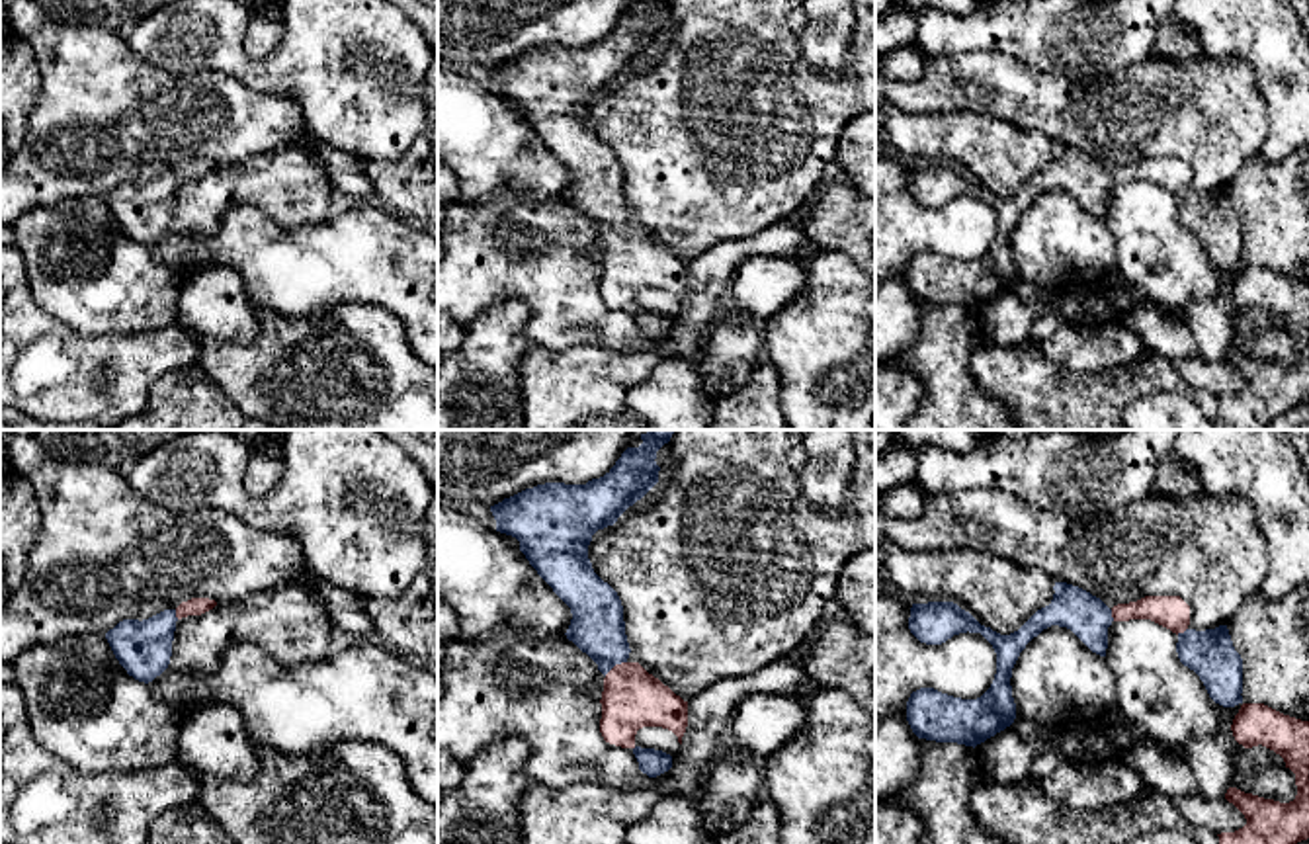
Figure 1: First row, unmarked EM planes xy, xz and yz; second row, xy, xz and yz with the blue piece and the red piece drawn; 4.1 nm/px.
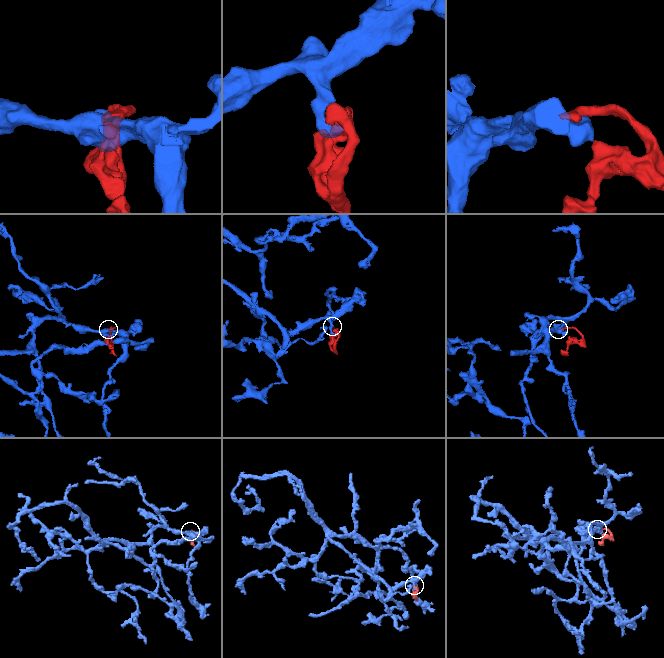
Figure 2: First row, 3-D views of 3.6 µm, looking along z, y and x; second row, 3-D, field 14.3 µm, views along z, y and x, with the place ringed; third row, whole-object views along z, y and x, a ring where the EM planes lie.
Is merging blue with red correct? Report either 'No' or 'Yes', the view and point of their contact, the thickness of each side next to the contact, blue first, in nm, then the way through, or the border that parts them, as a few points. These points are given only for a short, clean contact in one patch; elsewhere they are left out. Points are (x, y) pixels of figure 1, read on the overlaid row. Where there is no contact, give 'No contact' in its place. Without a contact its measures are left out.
Yes. Touches blue at xz (614, 665). Thickness 220 nm (blue) against 240 nm

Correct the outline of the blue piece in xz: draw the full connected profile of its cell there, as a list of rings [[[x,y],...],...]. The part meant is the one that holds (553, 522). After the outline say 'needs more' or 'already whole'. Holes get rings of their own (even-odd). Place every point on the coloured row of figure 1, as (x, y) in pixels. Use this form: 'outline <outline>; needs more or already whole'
outline [[[649,430],[641,434],[643,443],[639,447],[627,447],[604,477],[592,479],[586,485],[545,483],[490,506],[496,531],[520,541],[520,551],[529,565],[570,608],[572,619],[565,635],[598,664],[604,676],[615,664],[627,662],[631,649],[625,635],[621,600],[594,572],[588,545],[598,529],[613,526],[629,506],[658,483],[656,451],[670,442],[674,432]]]; already whole

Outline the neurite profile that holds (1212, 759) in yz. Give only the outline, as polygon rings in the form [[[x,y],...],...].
[[[1229,729],[1178,746],[1172,754],[1194,772],[1198,793],[1217,799],[1231,787],[1235,766],[1235,740]]]

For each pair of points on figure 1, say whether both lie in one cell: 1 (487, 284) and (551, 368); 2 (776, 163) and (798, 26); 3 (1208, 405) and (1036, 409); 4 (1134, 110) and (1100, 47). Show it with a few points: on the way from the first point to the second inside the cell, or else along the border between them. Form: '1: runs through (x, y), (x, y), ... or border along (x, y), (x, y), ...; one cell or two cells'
1: border along (534, 342), (549, 350), (569, 350), (581, 344); two cells
2: border along (786, 20), (798, 40); two cells
3: runs through (1165, 381), (1130, 381), (1087, 409), (1079, 409); one cell
4: border along (1155, 53), (1089, 81), (1069, 81); two cells

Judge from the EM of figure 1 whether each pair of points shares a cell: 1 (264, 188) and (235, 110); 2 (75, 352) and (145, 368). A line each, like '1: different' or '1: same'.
1: different
2: same

